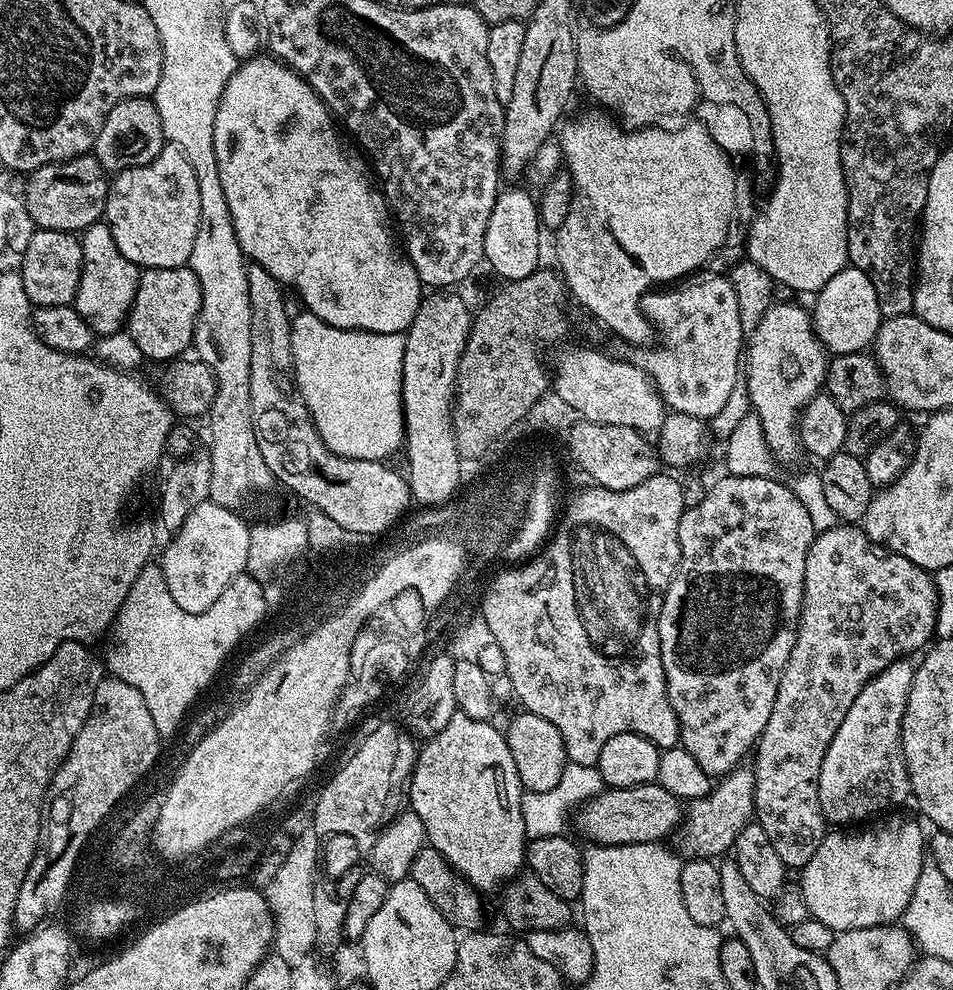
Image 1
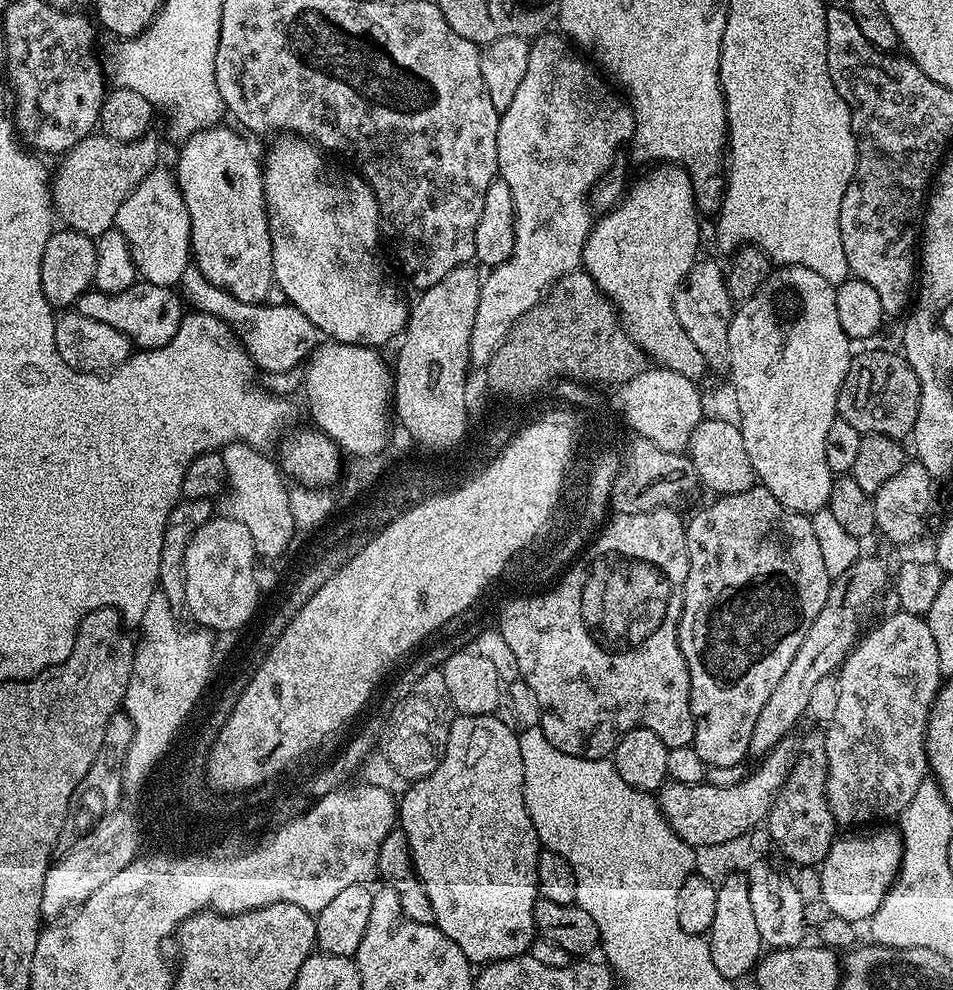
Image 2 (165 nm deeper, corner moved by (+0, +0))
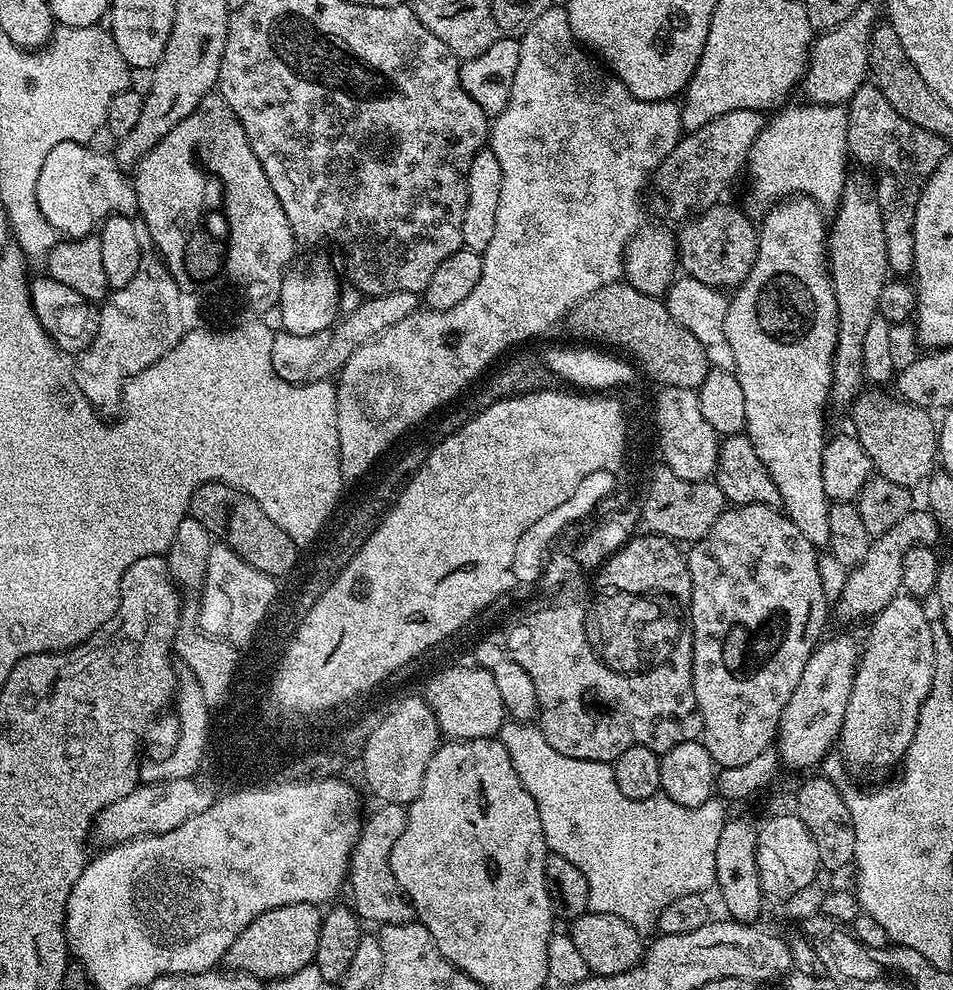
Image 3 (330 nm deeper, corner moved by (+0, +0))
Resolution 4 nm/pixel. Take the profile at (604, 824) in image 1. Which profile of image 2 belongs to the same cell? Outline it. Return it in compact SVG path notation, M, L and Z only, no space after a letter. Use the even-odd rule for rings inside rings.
M786 739L778 743L763 757L757 764L758 768L746 779L740 780L728 786L720 786L718 784L708 784L709 781L702 781L698 784L683 784L680 781L672 780L665 783L664 787L658 793L658 803L660 812L668 819L668 827L674 830L674 834L678 834L678 838L682 838L682 842L686 842L694 850L702 846L712 846L732 839L741 838L747 835L747 831L767 819L768 812L772 808L773 802L776 800L777 794L780 792L789 770L795 764L796 744L793 739Z

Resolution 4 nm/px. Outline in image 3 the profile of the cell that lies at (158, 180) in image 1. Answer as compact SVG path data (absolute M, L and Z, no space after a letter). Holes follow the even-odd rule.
M74 142L59 143L47 154L36 193L43 216L67 239L80 239L91 233L90 206L99 206L104 214L131 217L139 211L131 181L118 169L115 159L103 151L92 151L87 145Z

